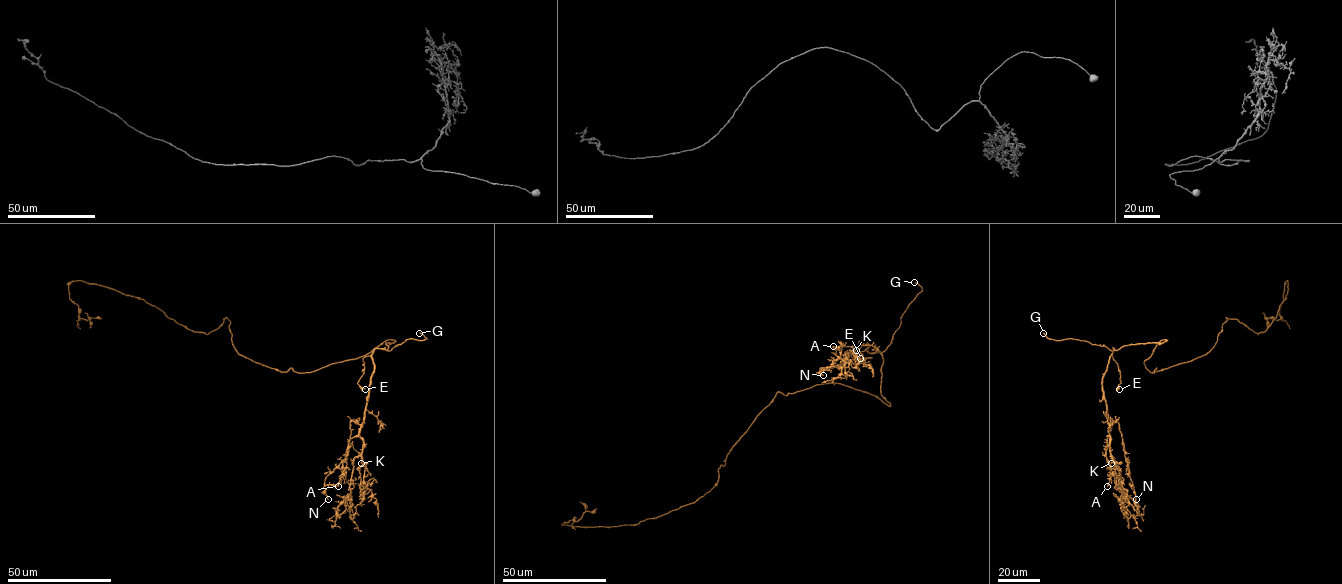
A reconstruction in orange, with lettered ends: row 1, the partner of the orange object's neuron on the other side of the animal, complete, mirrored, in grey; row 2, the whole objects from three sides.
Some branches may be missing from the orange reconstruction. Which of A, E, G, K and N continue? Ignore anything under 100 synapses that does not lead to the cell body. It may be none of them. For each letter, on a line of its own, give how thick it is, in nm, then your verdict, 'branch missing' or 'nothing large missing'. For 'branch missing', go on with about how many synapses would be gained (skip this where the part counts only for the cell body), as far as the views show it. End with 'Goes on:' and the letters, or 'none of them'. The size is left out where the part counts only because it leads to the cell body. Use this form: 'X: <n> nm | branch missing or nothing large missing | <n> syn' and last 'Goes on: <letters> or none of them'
A: 130 nm | nothing large missing
E: 110 nm | nothing large missing
G: 220 nm | branch missing
K: 100 nm | nothing large missing
N: 120 nm | nothing large missing
Goes on: G

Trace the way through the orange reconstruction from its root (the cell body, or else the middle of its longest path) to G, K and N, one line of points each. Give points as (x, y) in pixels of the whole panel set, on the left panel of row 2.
G: (290, 368), (315, 371), (395, 340), (385, 343), (390, 350), (407, 339), (427, 338), (419, 333)
K: (290, 368), (315, 371), (395, 341), (371, 355), (374, 371), (359, 434), (361, 463)
N: (290, 368), (315, 371), (395, 341), (371, 355), (364, 421), (350, 423), (346, 456), (325, 480), (328, 499)

